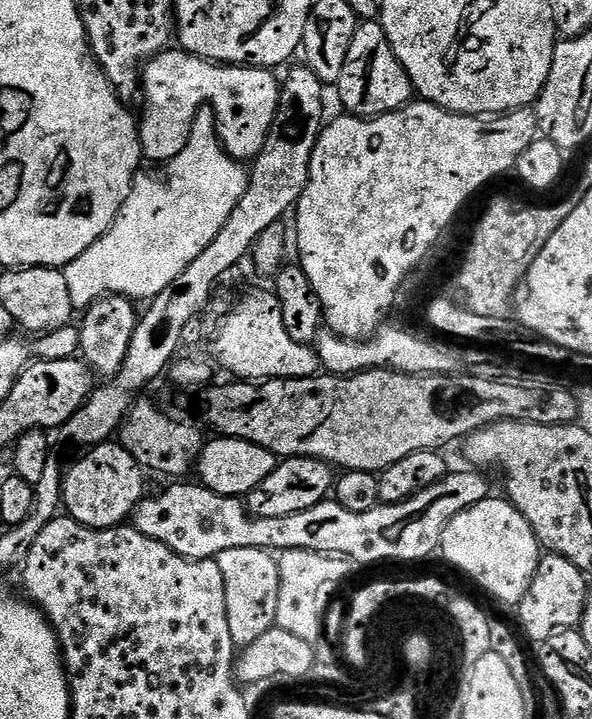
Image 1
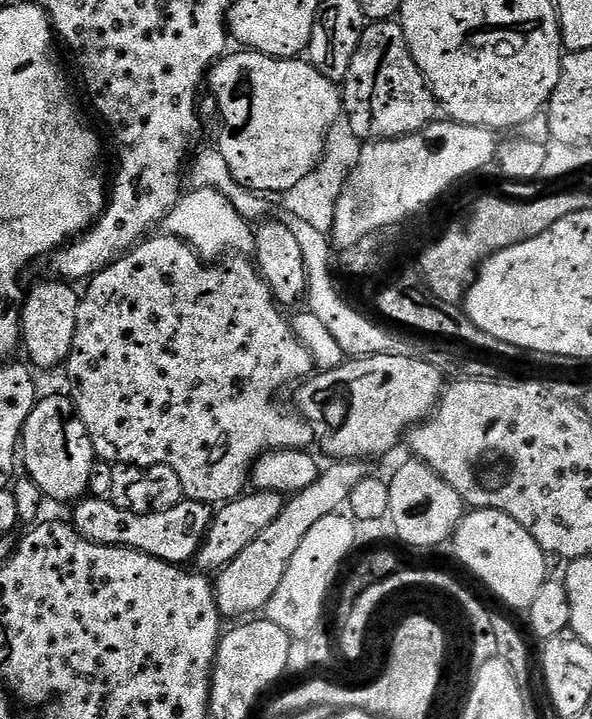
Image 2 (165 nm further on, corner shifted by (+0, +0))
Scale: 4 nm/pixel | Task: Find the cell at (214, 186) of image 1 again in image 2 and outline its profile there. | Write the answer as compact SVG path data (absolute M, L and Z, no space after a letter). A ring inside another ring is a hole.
M212 188L192 190L181 195L180 201L164 217L162 228L167 235L185 240L201 258L208 262L215 261L228 253L248 254L254 248L253 225L235 212L222 193Z

